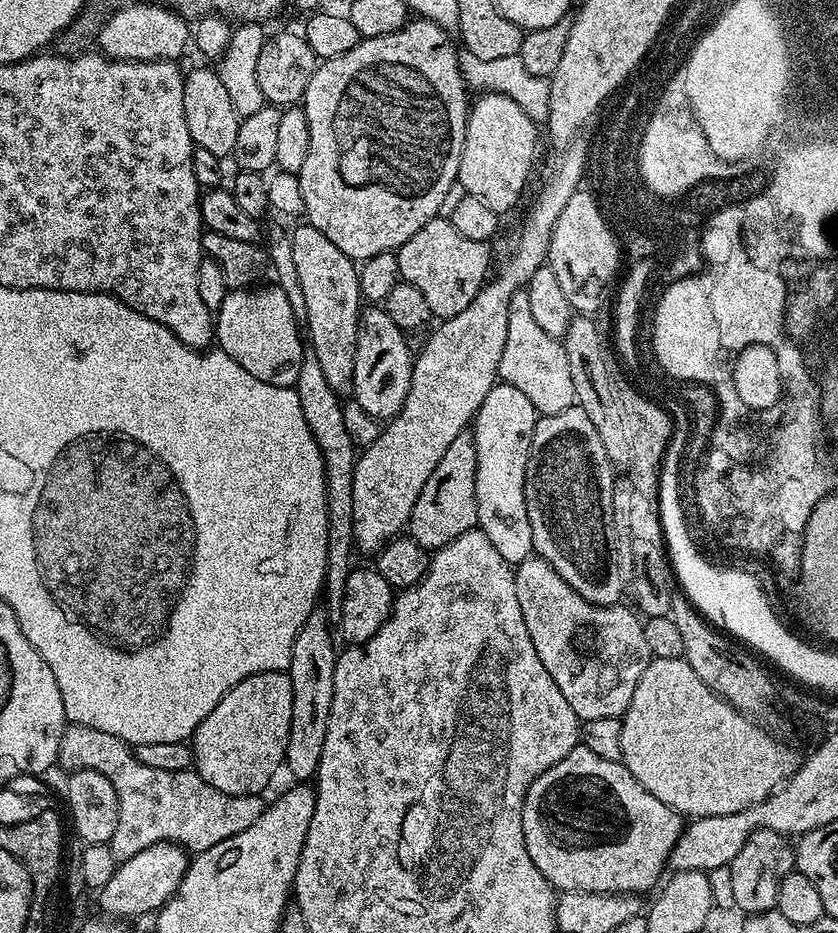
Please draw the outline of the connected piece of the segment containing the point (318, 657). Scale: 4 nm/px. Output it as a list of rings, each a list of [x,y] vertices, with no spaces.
[[[318,606],[302,622],[298,638],[294,638],[294,650],[290,650],[288,677],[292,687],[292,709],[290,710],[290,734],[286,742],[284,764],[286,772],[296,782],[308,782],[315,777],[316,768],[322,758],[322,742],[326,742],[326,726],[330,722],[330,702],[334,702],[334,666],[338,647],[332,641],[333,625],[329,624],[323,607]]]

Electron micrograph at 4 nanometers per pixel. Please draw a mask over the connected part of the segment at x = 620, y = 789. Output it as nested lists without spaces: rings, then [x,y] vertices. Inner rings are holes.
[[[582,746],[570,750],[562,762],[542,773],[524,799],[526,850],[534,858],[534,866],[542,870],[556,890],[611,893],[613,890],[655,889],[665,875],[670,854],[685,827],[685,817],[645,792],[643,786],[629,776],[620,760],[603,760]]]

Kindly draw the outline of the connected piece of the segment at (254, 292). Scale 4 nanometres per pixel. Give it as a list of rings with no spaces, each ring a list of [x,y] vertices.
[[[275,282],[268,283],[229,291],[222,306],[214,313],[214,340],[226,354],[230,354],[230,358],[234,358],[234,362],[242,366],[242,370],[254,374],[258,382],[295,388],[298,372],[302,367],[306,340],[298,322],[294,322],[290,301],[286,299],[286,290],[282,290]]]

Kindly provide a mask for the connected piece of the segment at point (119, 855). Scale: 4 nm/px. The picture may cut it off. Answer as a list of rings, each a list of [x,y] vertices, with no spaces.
[[[69,723],[65,727],[58,764],[68,768],[69,773],[98,770],[98,774],[110,778],[110,786],[114,786],[114,794],[118,794],[122,821],[110,841],[117,862],[134,858],[134,854],[158,842],[178,844],[192,854],[205,852],[234,834],[242,834],[246,826],[254,826],[266,807],[259,795],[231,796],[214,790],[195,770],[154,770],[138,762],[135,751],[122,738],[81,724]]]

